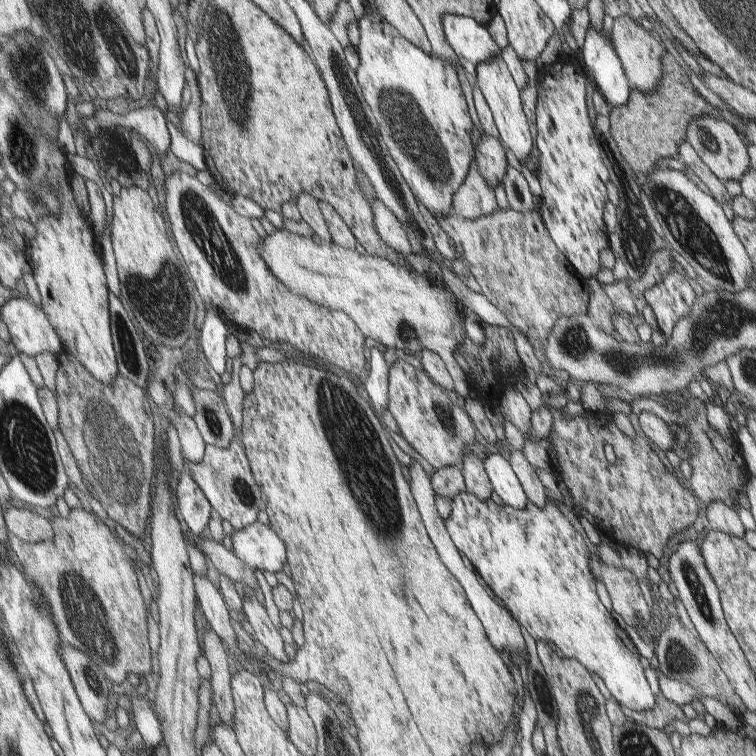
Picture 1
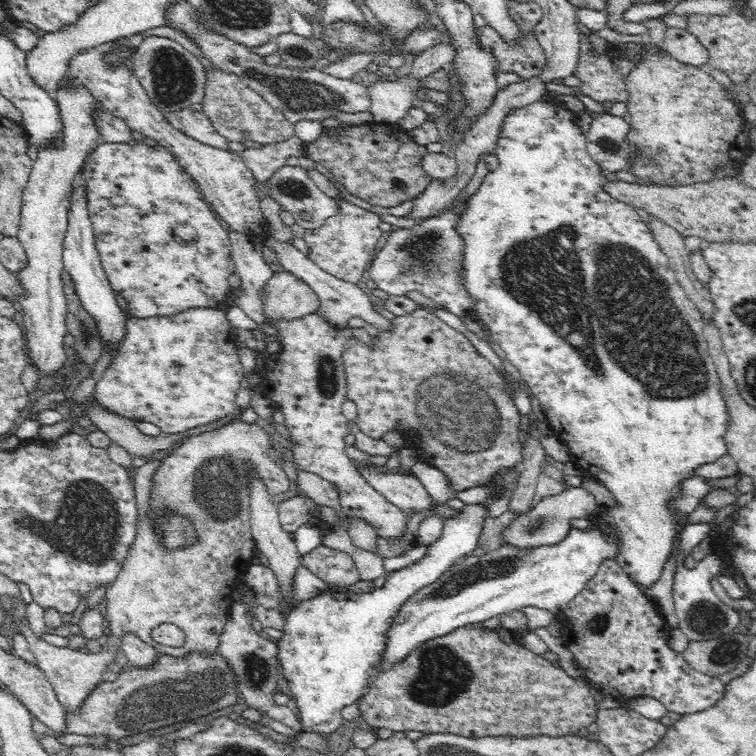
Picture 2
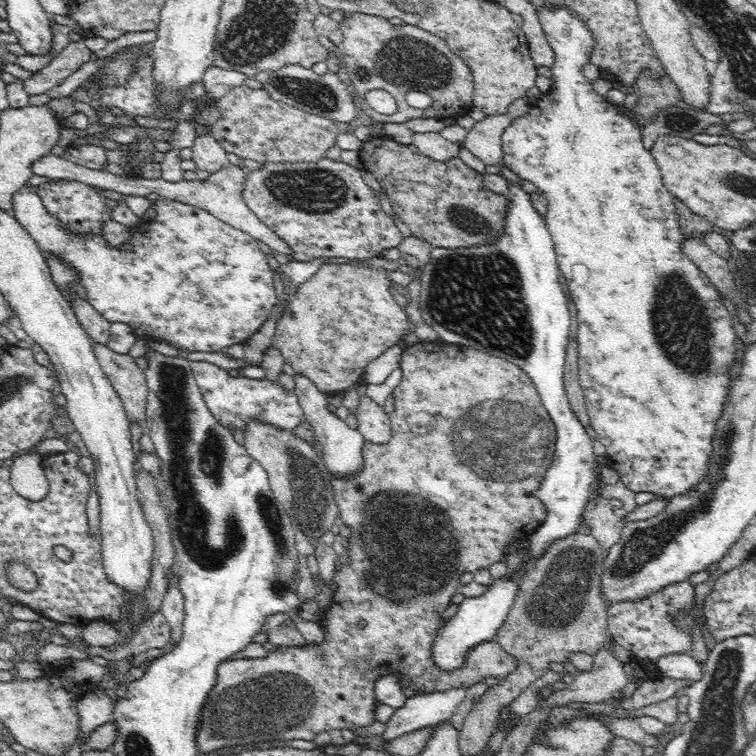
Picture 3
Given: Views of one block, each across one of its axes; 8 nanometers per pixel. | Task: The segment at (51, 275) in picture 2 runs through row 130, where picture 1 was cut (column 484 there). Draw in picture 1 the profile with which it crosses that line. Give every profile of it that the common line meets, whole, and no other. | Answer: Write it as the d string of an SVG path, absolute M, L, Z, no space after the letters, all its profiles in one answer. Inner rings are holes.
M499 54L480 64L477 67L476 77L478 92L483 96L484 102L492 115L500 144L503 148L512 152L519 162L524 163L533 148L533 138L529 134L527 120L523 114L519 90L517 90L513 78L511 78L511 74Z

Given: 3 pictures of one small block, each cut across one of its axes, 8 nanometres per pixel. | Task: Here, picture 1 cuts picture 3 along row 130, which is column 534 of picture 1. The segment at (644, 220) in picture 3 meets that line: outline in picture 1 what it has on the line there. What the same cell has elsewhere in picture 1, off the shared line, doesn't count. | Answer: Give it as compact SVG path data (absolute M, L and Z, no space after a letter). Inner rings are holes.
M461 492L451 499L451 512L444 520L444 526L450 540L453 542L457 551L461 552L473 566L474 573L481 579L483 585L487 590L504 606L510 613L510 616L527 631L527 634L534 640L543 640L544 642L551 642L559 652L567 658L577 660L591 676L597 677L603 684L610 697L612 697L617 704L635 710L637 712L650 711L655 706L655 698L659 698L659 694L655 694L655 686L651 686L651 682L647 682L647 662L643 662L643 657L639 654L639 650L635 648L635 642L631 642L631 638L627 638L627 630L623 630L623 626L619 626L619 622L615 622L615 614L611 614L609 608L609 601L603 595L602 587L599 578L591 576L589 570L589 562L595 560L595 550L591 550L591 538L587 538L587 534L583 534L583 530L579 530L579 522L575 522L575 518L571 518L571 514L567 514L567 510L563 510L563 506L559 506L559 502L553 500L546 500L543 508L536 508L531 502L526 502L523 510L515 509L511 506L503 505L497 506L493 500L479 500L469 492Z

